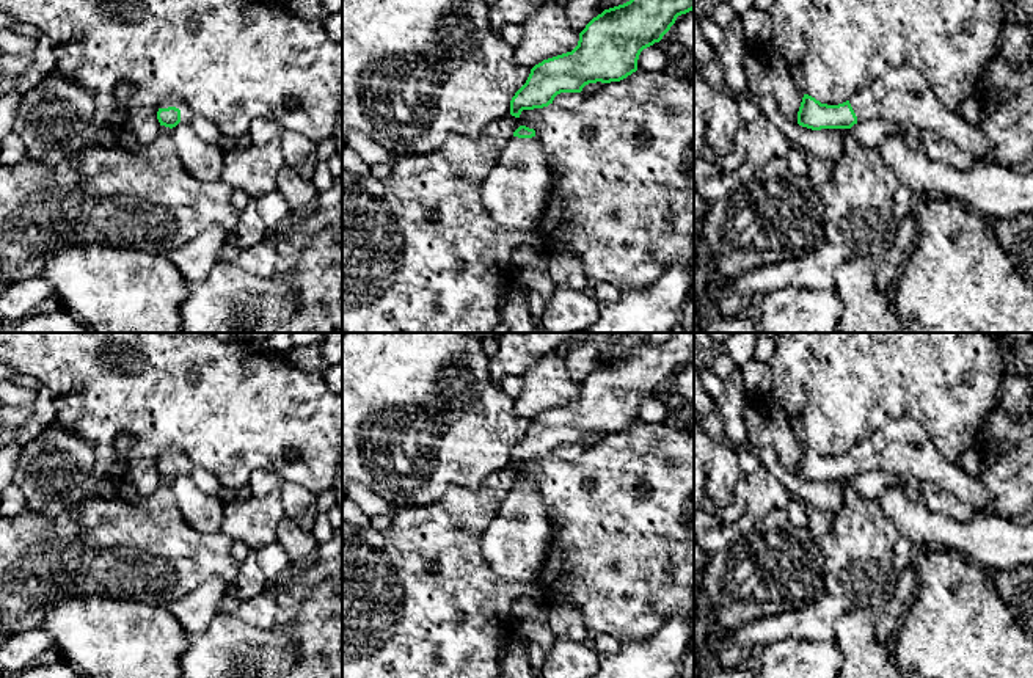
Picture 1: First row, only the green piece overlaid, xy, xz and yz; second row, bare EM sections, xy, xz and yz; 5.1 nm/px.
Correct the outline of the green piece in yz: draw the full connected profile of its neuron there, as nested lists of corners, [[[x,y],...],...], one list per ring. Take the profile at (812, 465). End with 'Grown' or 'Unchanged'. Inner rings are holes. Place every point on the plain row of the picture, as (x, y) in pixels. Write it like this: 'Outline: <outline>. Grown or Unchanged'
Outline: [[[911,417],[890,421],[838,457],[821,455],[804,446],[798,463],[798,476],[812,482],[851,480],[865,471],[889,471],[931,482],[976,513],[992,502],[987,487],[978,477],[964,472],[958,463],[945,460],[925,428]]]. Grown

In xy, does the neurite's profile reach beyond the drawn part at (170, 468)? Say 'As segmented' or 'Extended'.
Extended

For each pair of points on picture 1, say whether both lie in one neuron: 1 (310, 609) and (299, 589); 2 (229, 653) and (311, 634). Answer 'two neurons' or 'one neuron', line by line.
1: two neurons
2: one neuron

